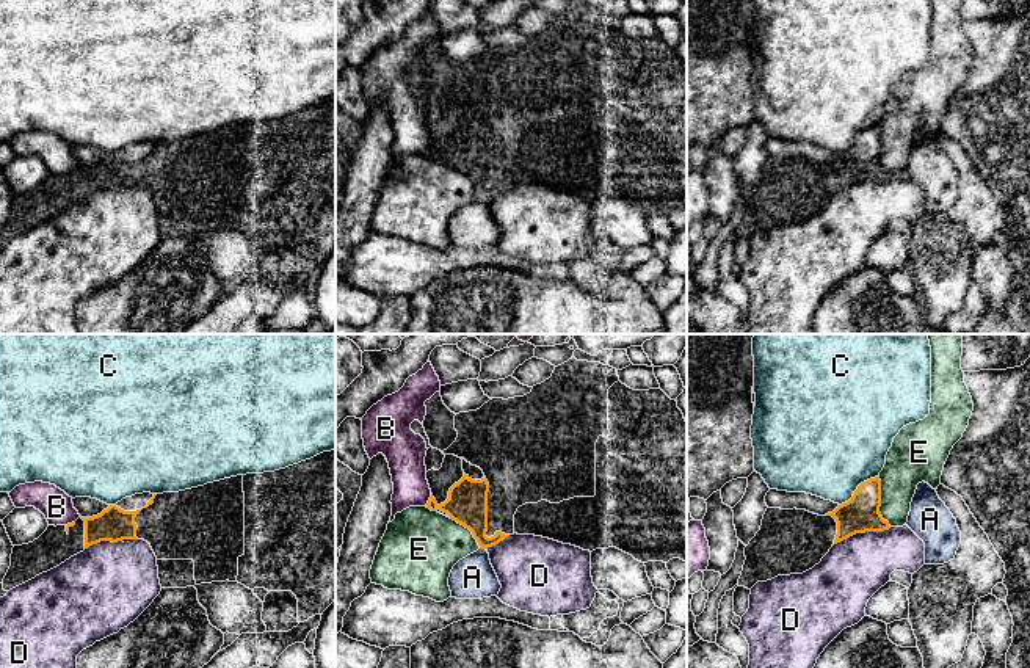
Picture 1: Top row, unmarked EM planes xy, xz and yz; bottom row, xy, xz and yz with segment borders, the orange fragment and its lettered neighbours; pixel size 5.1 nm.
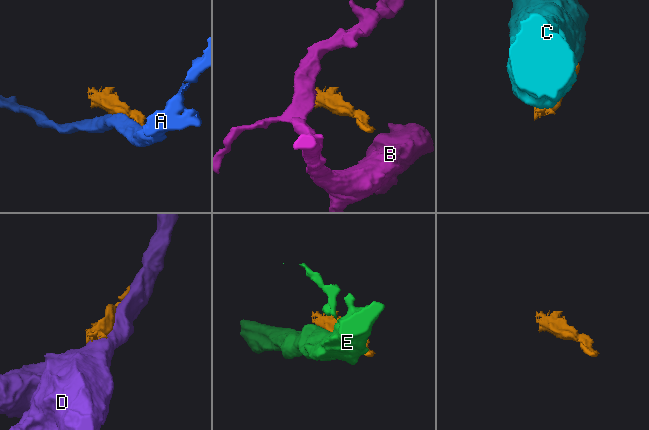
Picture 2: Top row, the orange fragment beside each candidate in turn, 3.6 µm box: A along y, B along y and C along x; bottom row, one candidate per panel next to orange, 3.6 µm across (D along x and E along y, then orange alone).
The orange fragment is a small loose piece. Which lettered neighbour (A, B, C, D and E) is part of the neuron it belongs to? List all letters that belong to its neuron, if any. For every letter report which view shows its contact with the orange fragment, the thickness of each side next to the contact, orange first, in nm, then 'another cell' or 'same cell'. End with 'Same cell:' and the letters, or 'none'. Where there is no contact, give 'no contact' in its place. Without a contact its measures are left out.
A: meets orange in xz; 200 nm thick on the orange side, 220 nm on the other; another cell
B: meets orange in xz; 200 nm thick on the orange side, 190 nm on the other; another cell
C: meets orange in yz; 190 nm thick on the orange side, 480 nm on the other; another cell
D: meets orange in yz; 190 nm thick on the orange side, 320 nm on the other; another cell
E: meets orange in yz; 190 nm thick on the orange side, 240 nm on the other; another cell
Same cell: none

